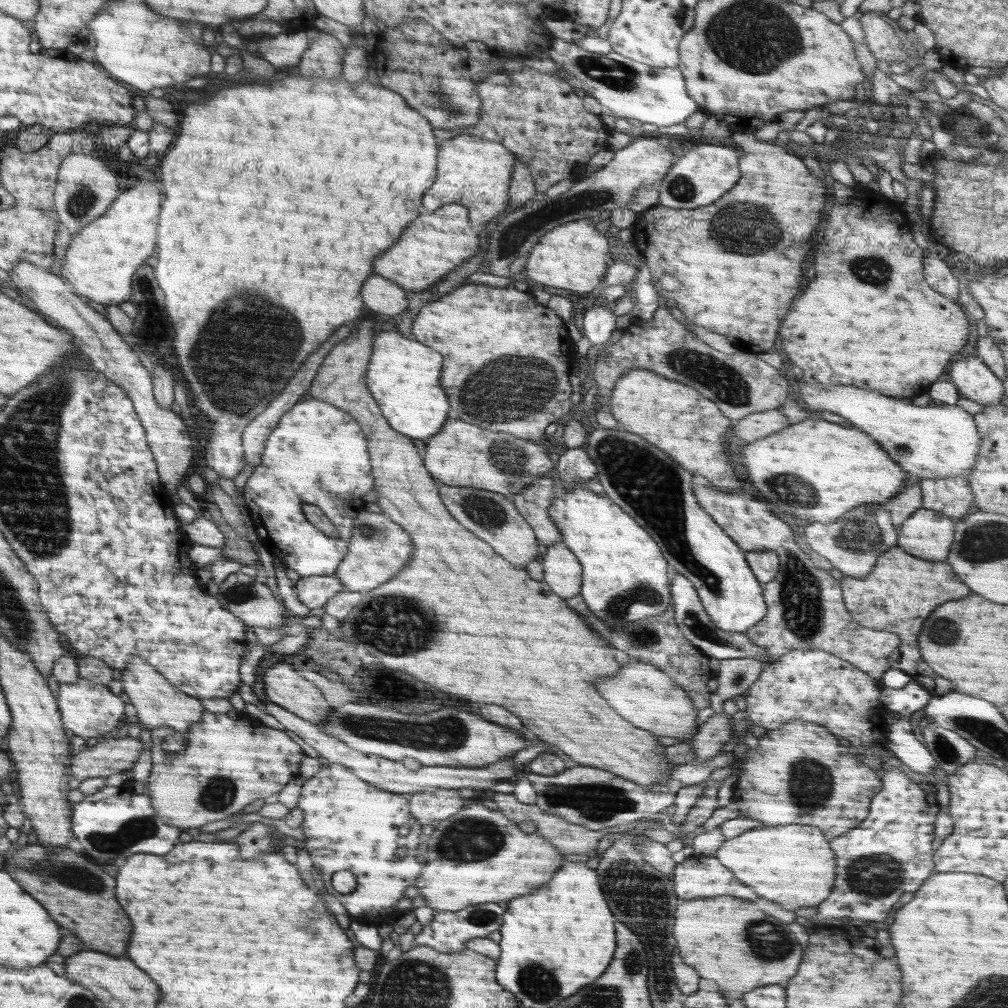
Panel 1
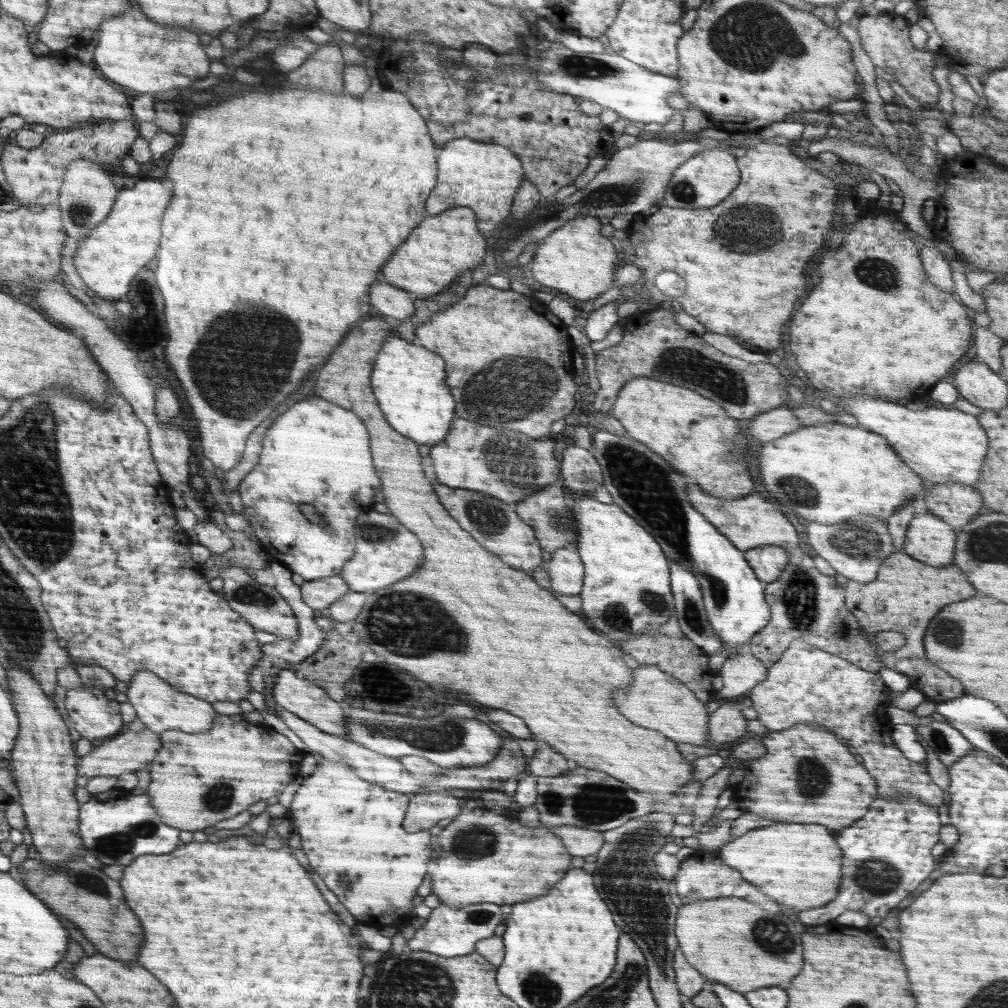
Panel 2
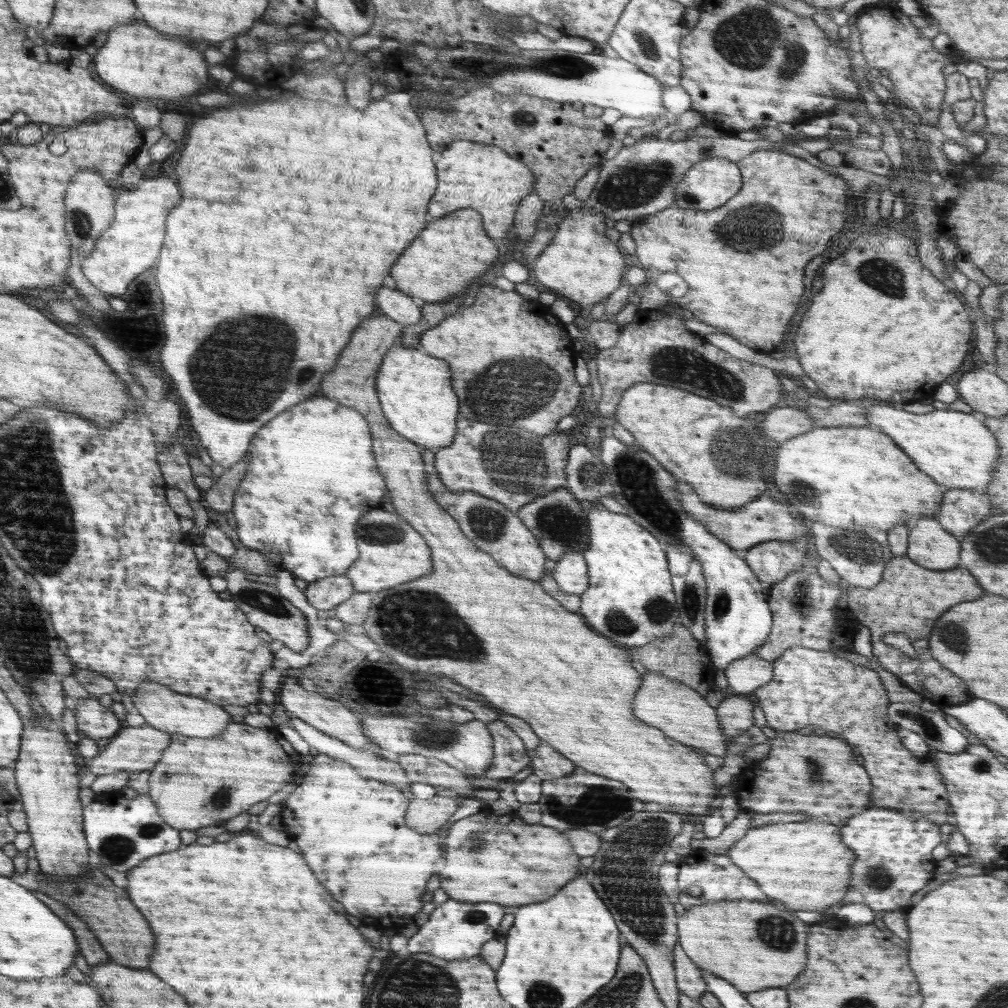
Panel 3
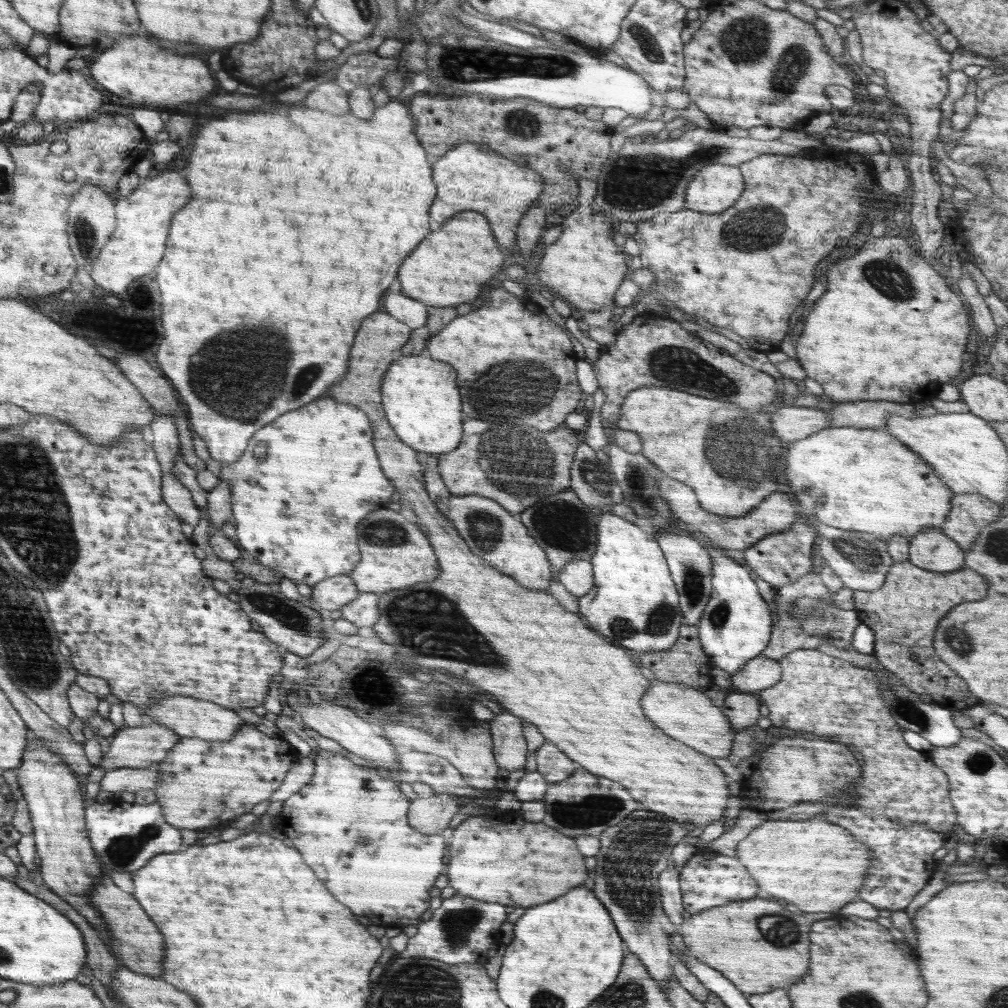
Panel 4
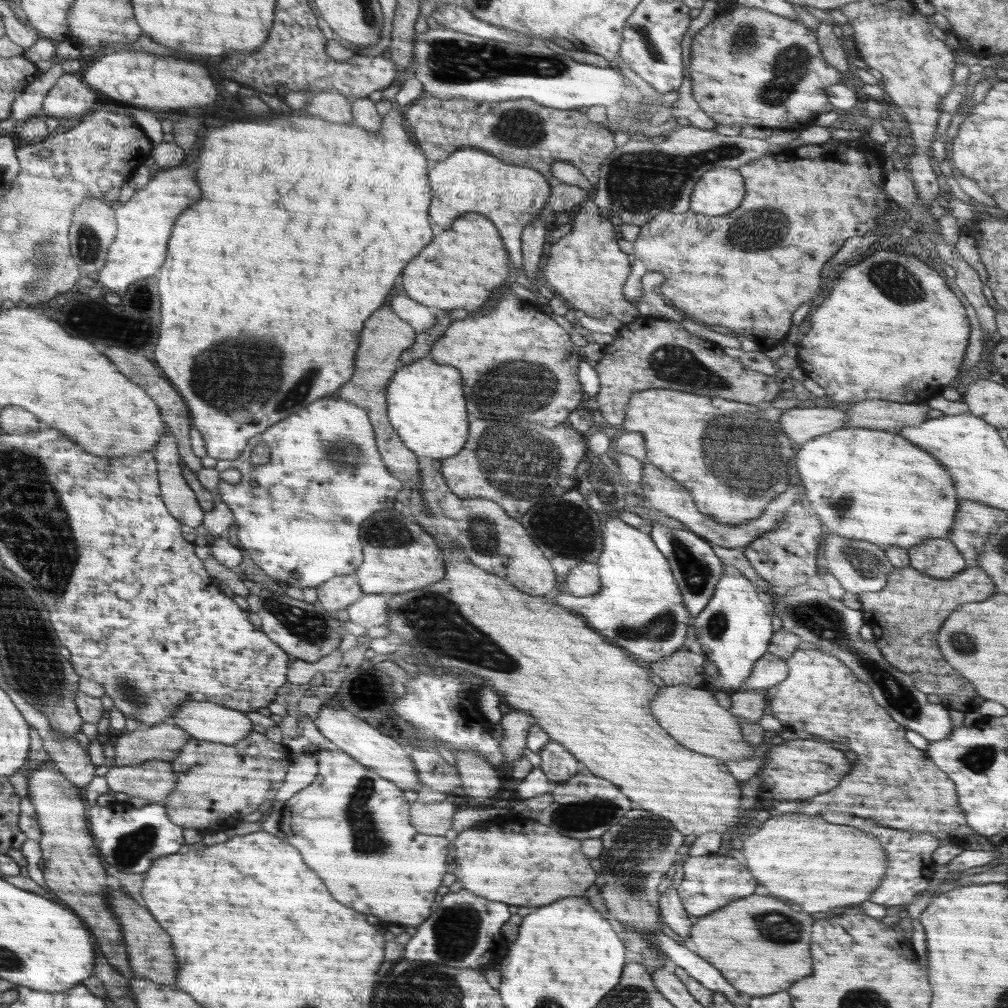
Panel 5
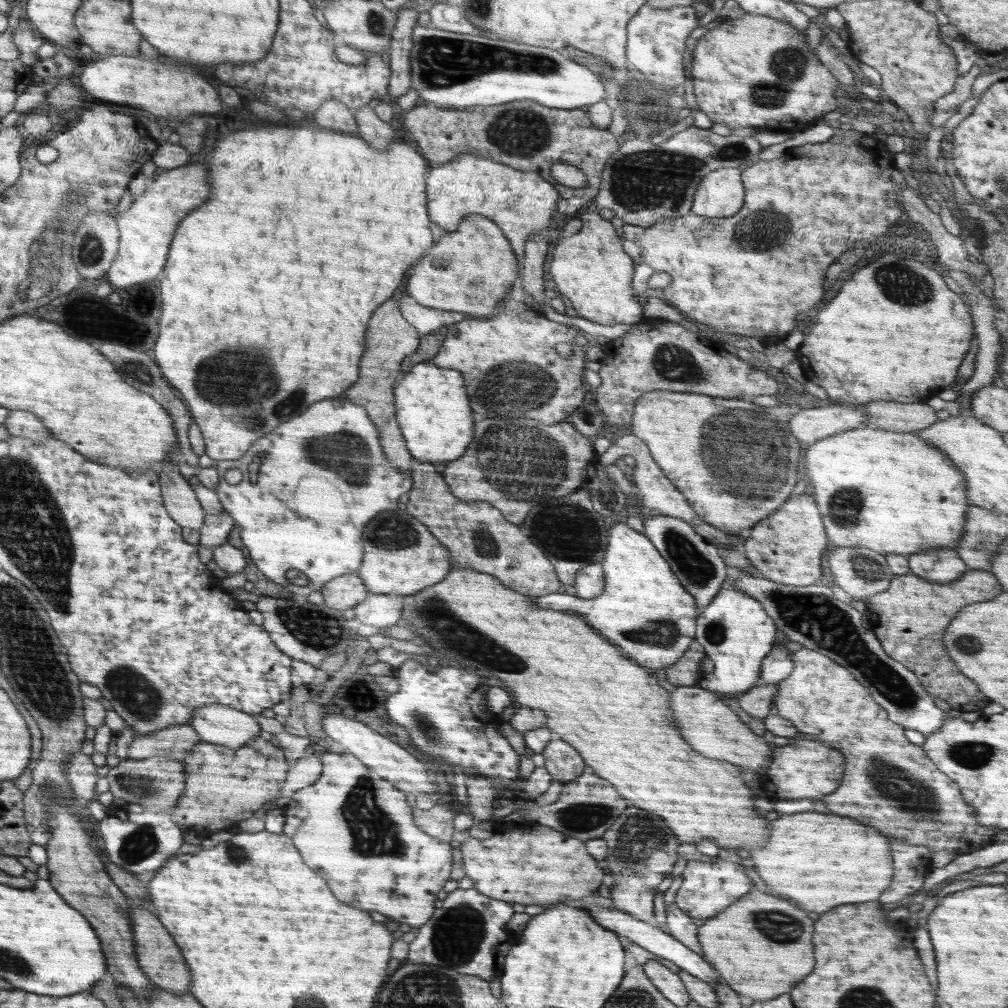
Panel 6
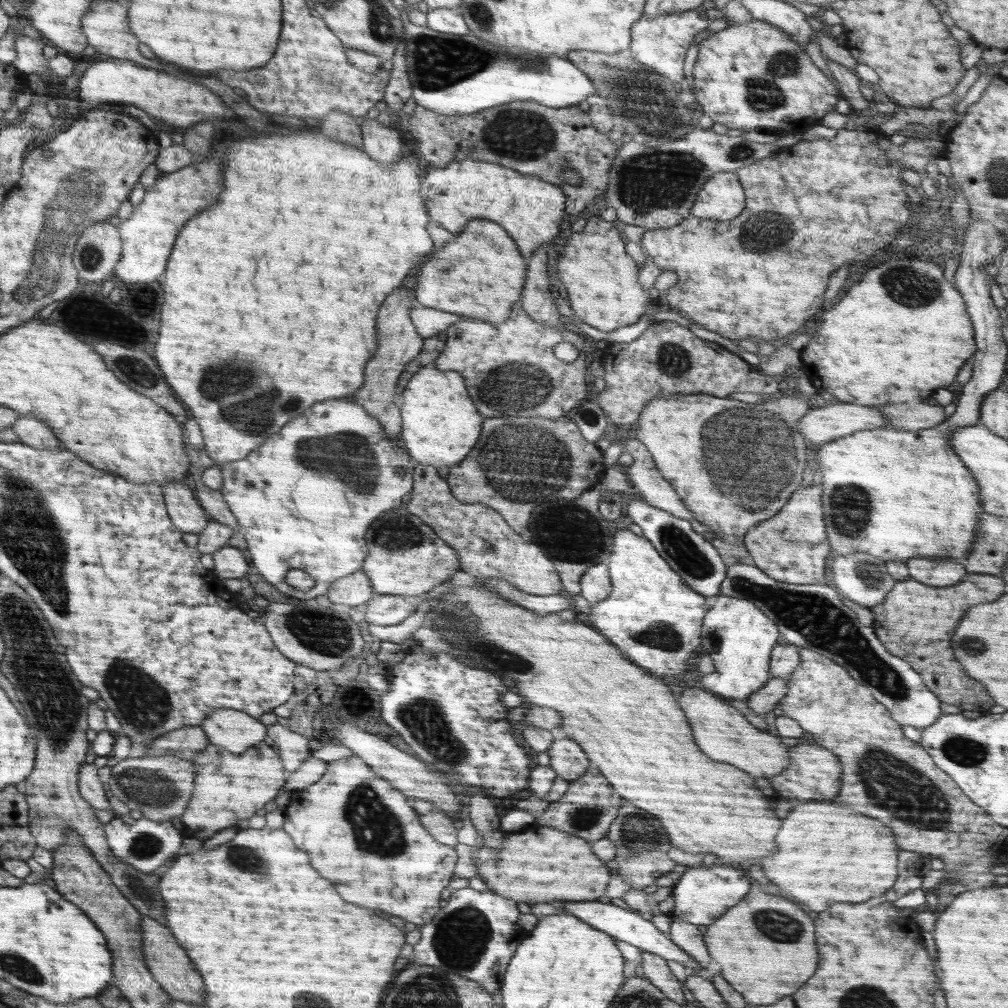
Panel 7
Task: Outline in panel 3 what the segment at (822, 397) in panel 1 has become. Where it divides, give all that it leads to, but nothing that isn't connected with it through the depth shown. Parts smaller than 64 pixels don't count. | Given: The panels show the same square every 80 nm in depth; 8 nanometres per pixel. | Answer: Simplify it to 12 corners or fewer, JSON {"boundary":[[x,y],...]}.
{"boundary":[[865,402],[933,481],[986,494],[1000,451],[974,412]]}

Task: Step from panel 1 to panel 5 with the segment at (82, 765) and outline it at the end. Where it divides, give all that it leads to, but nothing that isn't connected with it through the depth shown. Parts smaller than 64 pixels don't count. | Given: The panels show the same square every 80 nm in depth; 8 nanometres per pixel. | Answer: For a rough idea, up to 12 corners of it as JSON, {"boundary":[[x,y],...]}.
{"boundary":[[168,722],[124,731],[114,766],[170,762],[190,738]]}

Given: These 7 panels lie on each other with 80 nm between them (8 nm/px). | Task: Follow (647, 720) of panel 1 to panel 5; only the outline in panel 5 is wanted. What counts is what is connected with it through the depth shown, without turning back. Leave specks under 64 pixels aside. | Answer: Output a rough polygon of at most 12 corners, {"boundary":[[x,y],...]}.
{"boundary":[[707,686],[660,687],[650,710],[690,751],[755,754]]}

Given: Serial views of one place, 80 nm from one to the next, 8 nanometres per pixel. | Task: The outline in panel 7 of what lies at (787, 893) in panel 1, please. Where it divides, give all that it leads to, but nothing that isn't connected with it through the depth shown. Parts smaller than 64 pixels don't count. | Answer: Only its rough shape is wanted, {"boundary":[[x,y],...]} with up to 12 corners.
{"boundary":[[830,802],[782,820],[766,876],[814,912],[882,896],[899,847]]}

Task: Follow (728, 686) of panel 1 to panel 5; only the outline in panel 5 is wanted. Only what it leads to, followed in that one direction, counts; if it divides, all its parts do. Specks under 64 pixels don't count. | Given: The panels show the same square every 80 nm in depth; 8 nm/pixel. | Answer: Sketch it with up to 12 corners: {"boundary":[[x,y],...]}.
{"boundary":[[763,654],[741,690],[768,689],[788,676],[788,663]]}

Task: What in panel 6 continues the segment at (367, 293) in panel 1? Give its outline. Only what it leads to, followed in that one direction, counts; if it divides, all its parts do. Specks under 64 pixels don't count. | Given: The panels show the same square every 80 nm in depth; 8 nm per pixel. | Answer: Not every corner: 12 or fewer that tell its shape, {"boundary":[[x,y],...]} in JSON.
{"boundary":[[414,301],[400,302],[406,319],[421,336],[464,320],[458,312],[440,312]]}

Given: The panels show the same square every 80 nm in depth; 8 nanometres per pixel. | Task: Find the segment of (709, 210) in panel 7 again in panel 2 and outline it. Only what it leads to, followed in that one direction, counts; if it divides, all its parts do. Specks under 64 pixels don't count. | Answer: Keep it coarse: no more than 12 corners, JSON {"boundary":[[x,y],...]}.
{"boundary":[[702,150],[673,174],[659,206],[720,204],[741,177],[725,150]]}

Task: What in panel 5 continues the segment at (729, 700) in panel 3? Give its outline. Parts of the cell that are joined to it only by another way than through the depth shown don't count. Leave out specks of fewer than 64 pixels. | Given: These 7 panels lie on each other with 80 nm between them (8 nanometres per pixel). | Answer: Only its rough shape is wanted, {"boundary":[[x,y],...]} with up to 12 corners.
{"boundary":[[765,689],[730,693],[728,712],[758,723],[768,705]]}

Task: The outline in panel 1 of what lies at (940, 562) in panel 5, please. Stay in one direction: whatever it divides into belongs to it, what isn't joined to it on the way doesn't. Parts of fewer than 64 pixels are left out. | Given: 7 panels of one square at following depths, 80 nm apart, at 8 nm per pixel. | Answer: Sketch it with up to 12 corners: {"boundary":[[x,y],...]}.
{"boundary":[[912,513],[897,546],[922,560],[947,560],[955,522]]}

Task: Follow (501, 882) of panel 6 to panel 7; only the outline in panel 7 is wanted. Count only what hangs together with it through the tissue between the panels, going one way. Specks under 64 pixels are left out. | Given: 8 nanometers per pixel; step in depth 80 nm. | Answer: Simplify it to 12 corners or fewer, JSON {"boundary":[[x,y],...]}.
{"boundary":[[536,825],[473,852],[492,892],[596,901],[612,874],[583,838]]}

